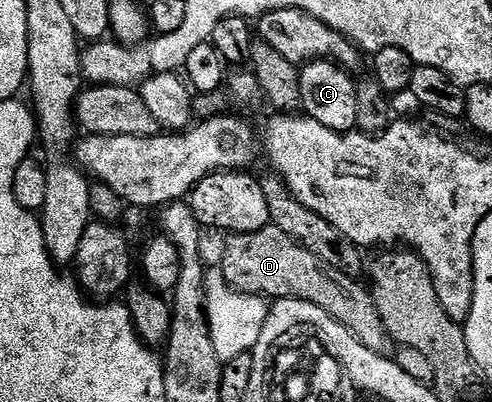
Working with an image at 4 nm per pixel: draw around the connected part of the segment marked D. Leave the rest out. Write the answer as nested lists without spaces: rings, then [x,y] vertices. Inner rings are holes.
[[[270,224],[258,232],[231,235],[227,241],[228,247],[224,250],[224,259],[221,260],[218,270],[232,289],[243,294],[256,294],[265,300],[306,300],[322,308],[338,325],[345,326],[356,343],[370,348],[370,352],[378,352],[378,356],[387,358],[396,357],[396,342],[386,332],[382,316],[378,316],[371,289],[363,290],[356,286],[360,284],[342,280],[341,275],[320,262],[314,252],[306,252],[302,244],[290,240],[286,232],[274,225]]]

